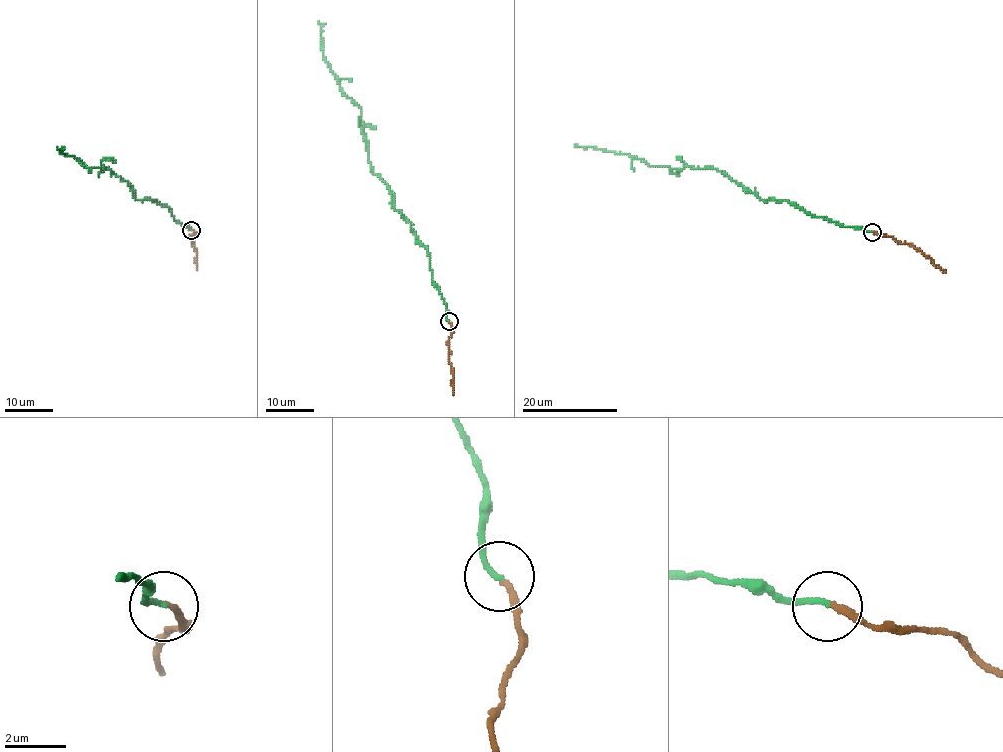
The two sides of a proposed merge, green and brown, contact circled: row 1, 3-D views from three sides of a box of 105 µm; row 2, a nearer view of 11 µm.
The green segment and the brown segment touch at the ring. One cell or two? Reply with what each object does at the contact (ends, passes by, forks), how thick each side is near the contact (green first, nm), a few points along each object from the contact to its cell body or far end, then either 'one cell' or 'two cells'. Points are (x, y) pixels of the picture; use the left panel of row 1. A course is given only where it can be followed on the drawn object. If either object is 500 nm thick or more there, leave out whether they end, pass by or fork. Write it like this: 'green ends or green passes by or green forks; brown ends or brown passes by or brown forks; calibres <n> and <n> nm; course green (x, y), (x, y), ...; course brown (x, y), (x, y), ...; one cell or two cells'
green ends; brown ends; calibres 180 and 200 nm; course green (192, 230), (175, 220), (157, 200), (137, 200), (134, 191), (108, 169), (87, 168), (56, 146); course brown (192, 230), (196, 269); one cell

